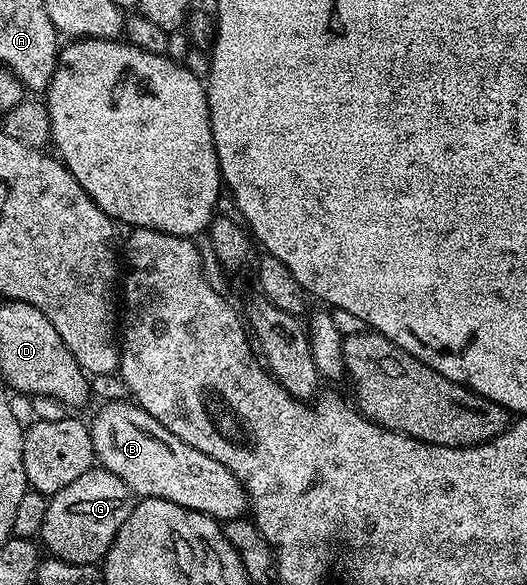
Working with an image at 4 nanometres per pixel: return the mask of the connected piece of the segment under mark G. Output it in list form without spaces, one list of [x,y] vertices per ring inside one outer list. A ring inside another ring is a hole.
[[[95,467],[47,501],[41,541],[44,549],[46,544],[46,553],[70,564],[97,566],[112,547],[120,527],[124,527],[124,519],[134,510],[136,497],[112,471]]]

